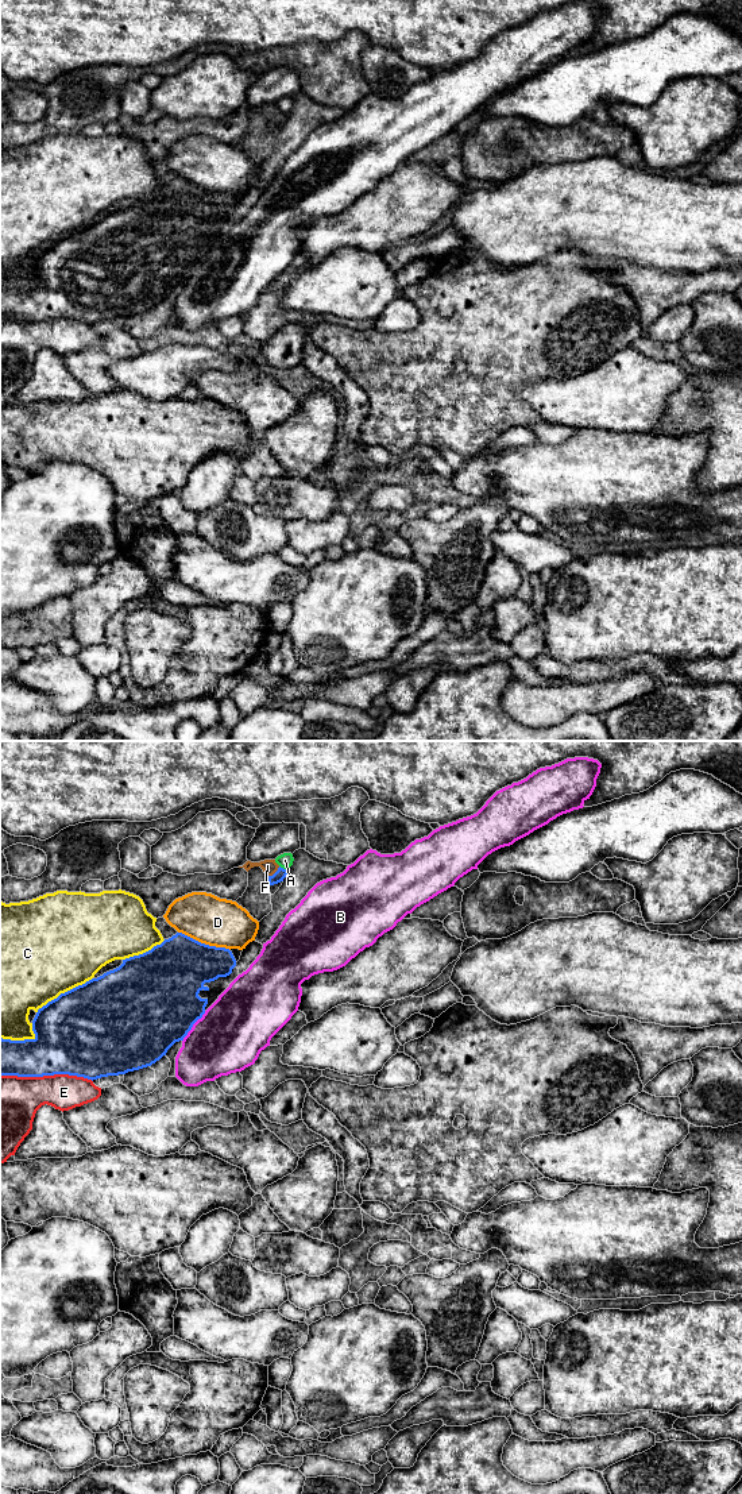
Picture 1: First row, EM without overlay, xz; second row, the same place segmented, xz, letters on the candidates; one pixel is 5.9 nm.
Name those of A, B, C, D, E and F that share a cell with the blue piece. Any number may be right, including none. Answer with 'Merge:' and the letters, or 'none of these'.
Merge: F

